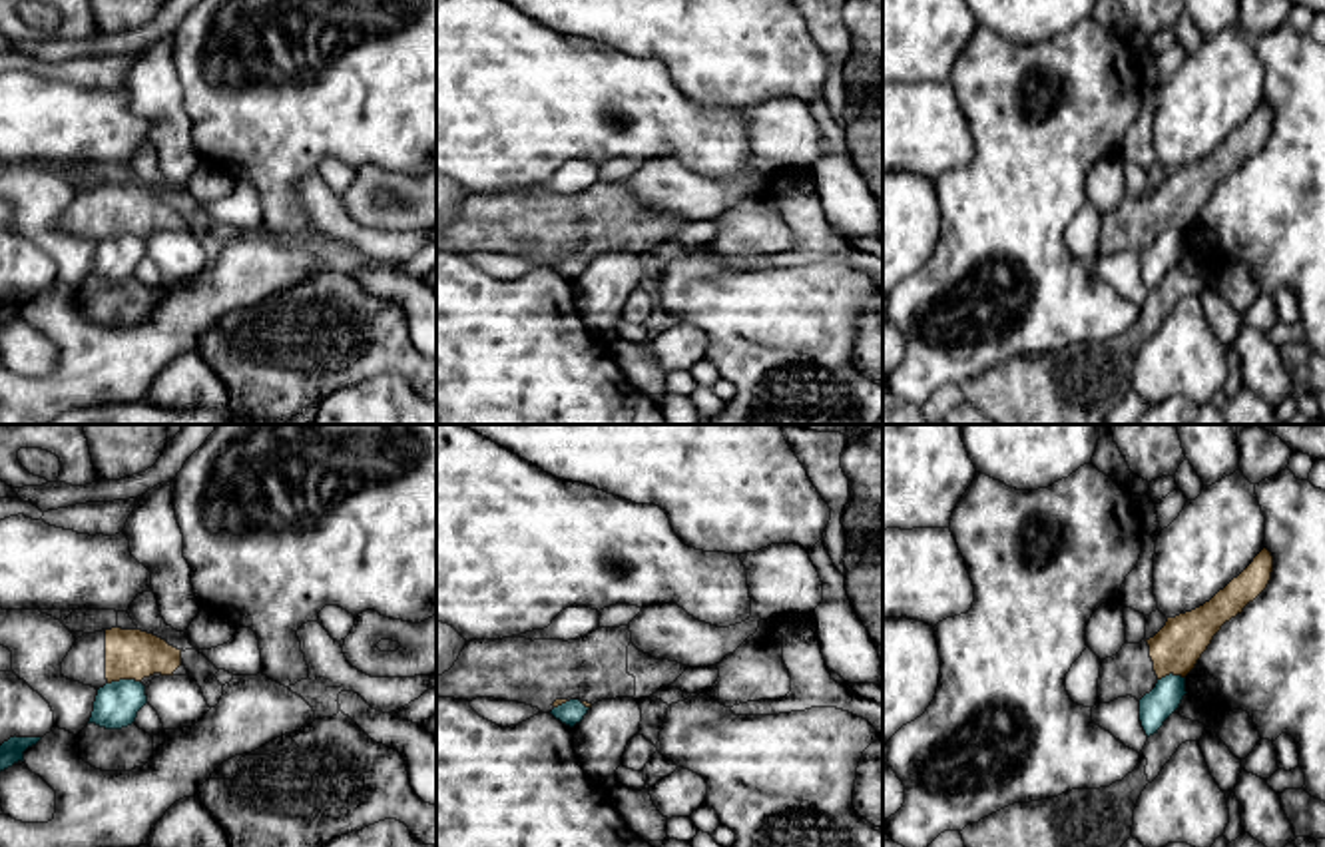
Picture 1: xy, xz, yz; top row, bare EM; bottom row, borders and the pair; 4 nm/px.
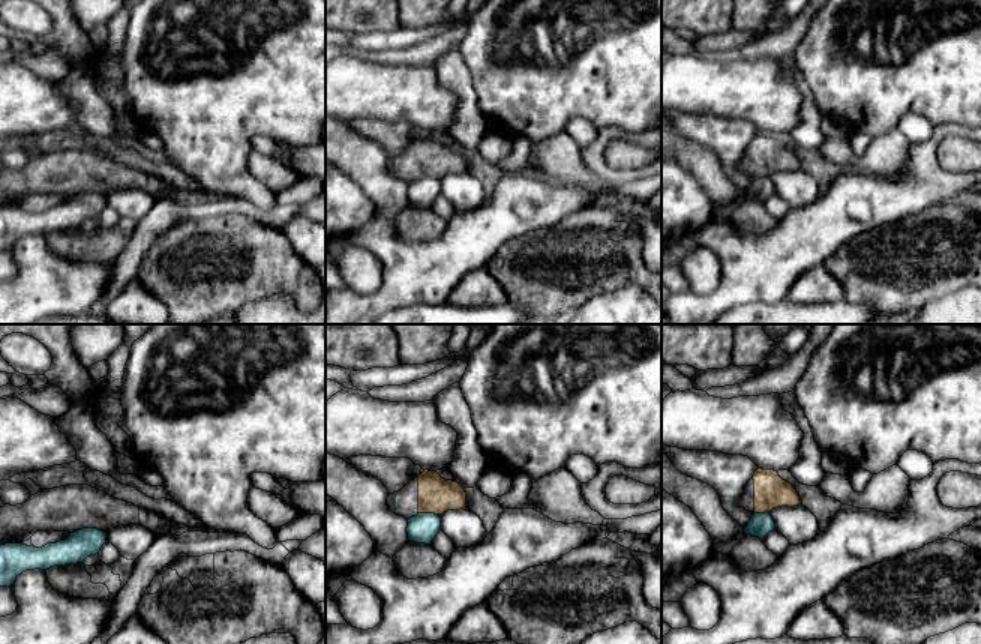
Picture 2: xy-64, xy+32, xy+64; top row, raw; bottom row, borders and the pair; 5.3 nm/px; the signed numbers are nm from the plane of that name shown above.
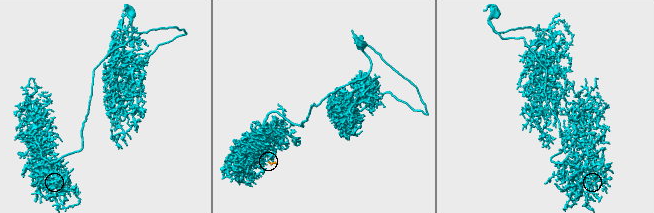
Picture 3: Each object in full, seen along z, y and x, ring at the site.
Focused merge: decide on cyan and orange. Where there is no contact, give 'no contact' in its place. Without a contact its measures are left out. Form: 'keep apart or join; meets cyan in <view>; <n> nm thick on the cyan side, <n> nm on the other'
keep apart; meets cyan in xy; 180 nm thick on the cyan side, 200 nm on the other

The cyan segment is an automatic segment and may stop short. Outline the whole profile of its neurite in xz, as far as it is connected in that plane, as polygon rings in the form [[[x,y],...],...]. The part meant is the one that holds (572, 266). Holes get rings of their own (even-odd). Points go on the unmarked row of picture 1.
[[[570,253],[558,261],[554,261],[550,267],[560,273],[562,277],[574,281],[584,273],[590,261],[586,261],[580,253]]]

